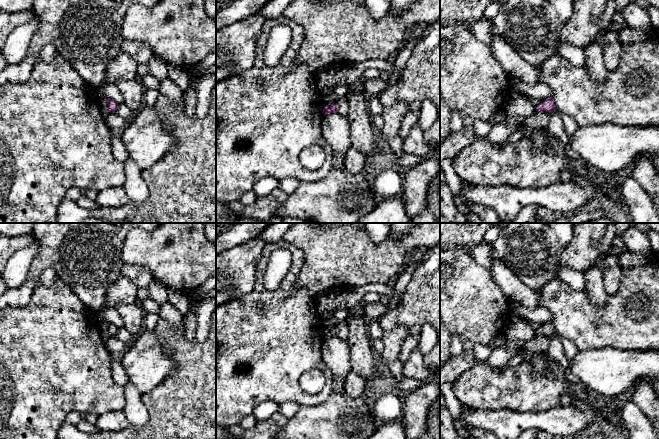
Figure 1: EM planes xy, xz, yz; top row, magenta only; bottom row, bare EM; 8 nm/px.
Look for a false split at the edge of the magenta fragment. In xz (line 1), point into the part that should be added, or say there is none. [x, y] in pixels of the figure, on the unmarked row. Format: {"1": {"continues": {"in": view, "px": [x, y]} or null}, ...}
{"1": {"continues": null}}

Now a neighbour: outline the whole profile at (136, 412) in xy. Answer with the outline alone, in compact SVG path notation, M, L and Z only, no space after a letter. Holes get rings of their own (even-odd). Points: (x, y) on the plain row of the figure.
M132 382L124 387L125 406L123 412L129 424L135 427L143 427L149 421L149 412L142 401L142 394Z

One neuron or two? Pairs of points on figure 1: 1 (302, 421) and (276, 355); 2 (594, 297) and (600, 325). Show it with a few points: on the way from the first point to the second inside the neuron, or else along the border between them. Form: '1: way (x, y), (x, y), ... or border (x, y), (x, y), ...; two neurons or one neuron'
1: border (322, 402), (316, 405), (299, 406); two neurons
2: border (584, 290), (593, 304), (606, 303); two neurons

